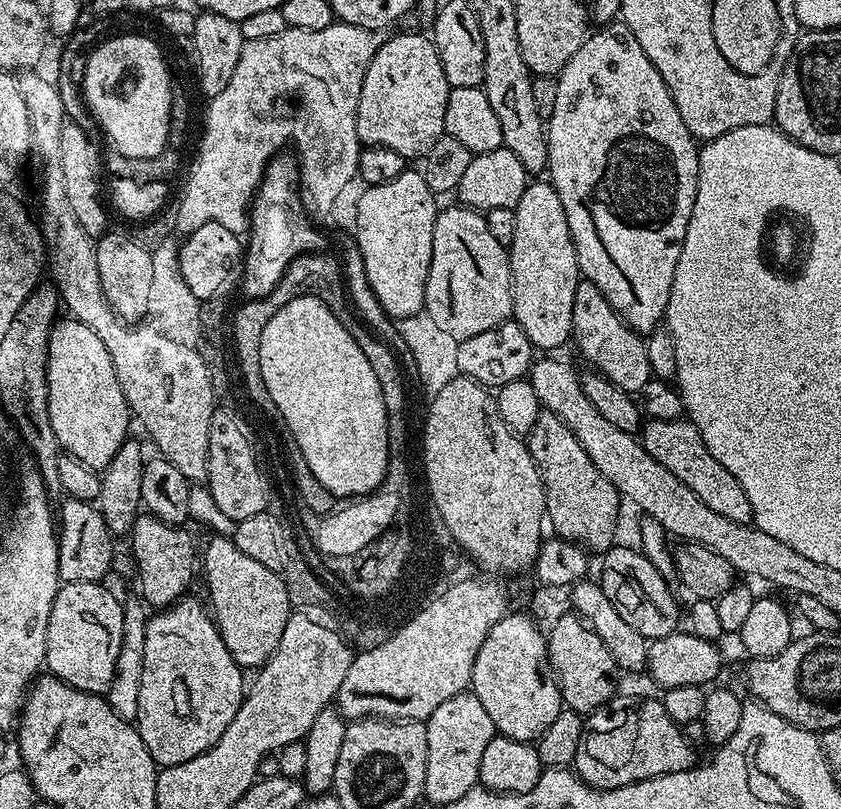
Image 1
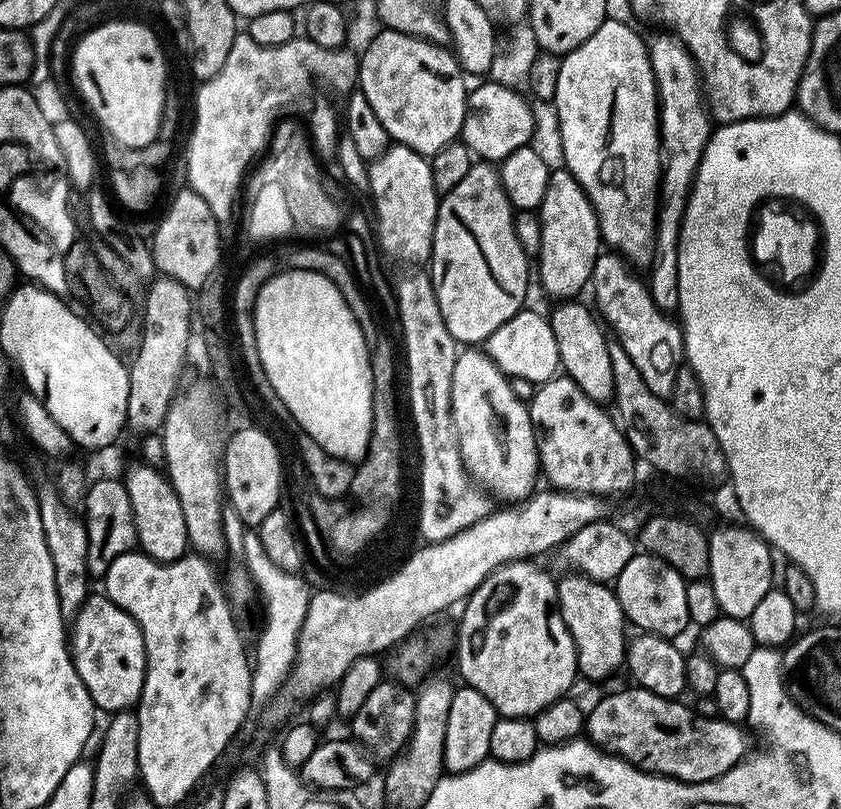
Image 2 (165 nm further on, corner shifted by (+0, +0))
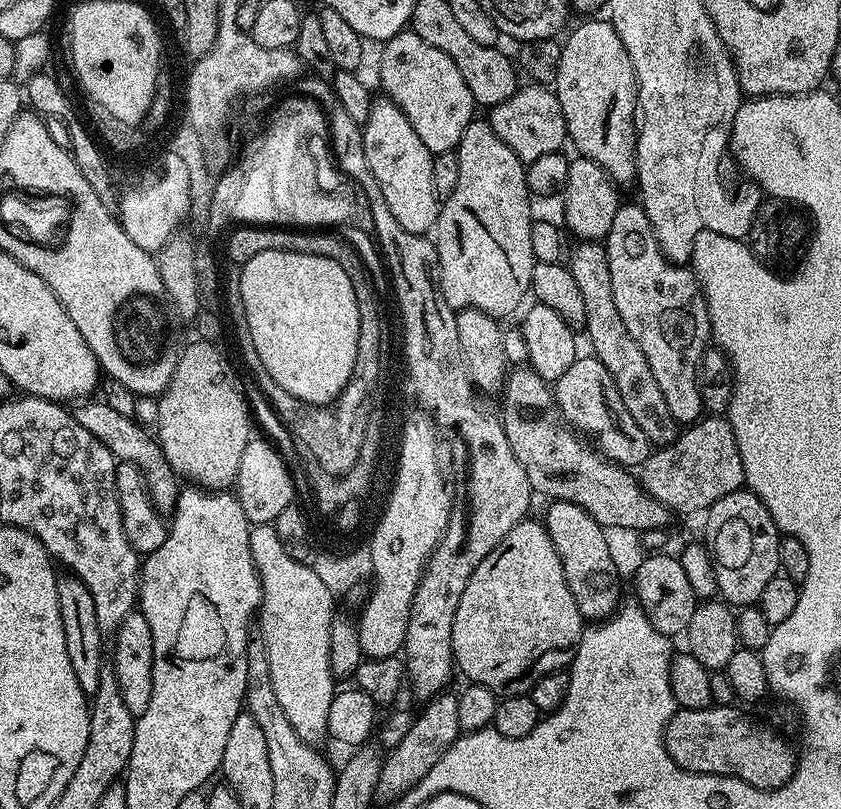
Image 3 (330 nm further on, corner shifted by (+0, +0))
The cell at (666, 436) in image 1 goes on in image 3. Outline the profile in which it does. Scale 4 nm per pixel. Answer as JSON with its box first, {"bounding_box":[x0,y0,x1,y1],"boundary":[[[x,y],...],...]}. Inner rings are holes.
{"bounding_box":[566,240,678,446],"boundary":[[[582,240],[573,243],[566,256],[566,266],[570,274],[574,274],[574,283],[582,293],[582,303],[586,305],[586,318],[583,331],[588,331],[592,339],[591,355],[595,356],[614,378],[614,386],[618,386],[618,394],[622,394],[622,403],[626,410],[642,426],[642,434],[656,446],[675,442],[678,425],[675,418],[666,410],[666,398],[662,398],[662,390],[658,382],[654,382],[654,374],[650,374],[650,362],[646,362],[646,354],[642,354],[638,342],[630,338],[630,330],[622,322],[618,314],[618,305],[614,302],[614,289],[610,283],[610,262],[608,250],[603,243]]]}

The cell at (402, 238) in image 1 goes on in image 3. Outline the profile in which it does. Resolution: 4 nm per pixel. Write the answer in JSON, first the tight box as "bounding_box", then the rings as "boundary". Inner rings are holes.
{"bounding_box":[363,98,441,235],"boundary":[[[387,98],[373,99],[370,118],[363,130],[366,162],[370,162],[370,170],[374,170],[378,186],[382,186],[382,194],[386,194],[390,210],[394,210],[394,218],[398,218],[398,223],[408,228],[410,234],[425,235],[440,215],[441,201],[432,195],[434,153],[424,147],[418,134],[414,134],[414,126],[408,124],[406,114],[402,114],[398,105]]]}

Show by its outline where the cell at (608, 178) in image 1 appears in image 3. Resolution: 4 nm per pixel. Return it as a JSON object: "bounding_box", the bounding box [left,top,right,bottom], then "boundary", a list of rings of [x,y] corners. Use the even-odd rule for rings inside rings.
{"bounding_box":[554,18,636,185],"boundary":[[[596,18],[585,19],[588,20],[585,24],[567,33],[568,41],[565,39],[562,44],[554,91],[566,118],[567,139],[577,148],[575,151],[598,162],[617,185],[631,185],[636,179],[636,75],[626,54],[626,46],[622,46],[622,38],[618,38],[611,20],[592,19]]]}

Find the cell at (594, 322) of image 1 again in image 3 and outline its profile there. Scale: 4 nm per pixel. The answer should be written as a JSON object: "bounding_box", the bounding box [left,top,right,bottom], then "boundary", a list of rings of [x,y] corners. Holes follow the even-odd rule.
{"bounding_box":[606,202,712,425],"boundary":[[[636,202],[621,203],[614,214],[614,222],[610,222],[606,247],[610,262],[610,283],[614,289],[618,314],[622,317],[626,330],[630,330],[630,338],[634,338],[642,354],[646,354],[646,362],[650,362],[650,374],[654,374],[654,382],[658,382],[662,398],[666,398],[666,410],[670,410],[677,425],[695,424],[702,416],[702,398],[698,394],[696,367],[700,365],[700,359],[705,348],[709,347],[712,335],[710,314],[704,301],[704,291],[696,280],[696,273],[691,267],[671,264],[664,257],[658,240],[654,238],[650,218],[646,218],[646,210]]]}

